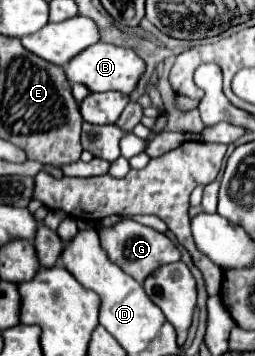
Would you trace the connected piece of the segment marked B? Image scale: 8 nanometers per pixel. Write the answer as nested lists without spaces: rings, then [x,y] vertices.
[[[92,44],[92,48],[86,48],[84,52],[76,54],[66,66],[64,72],[68,76],[68,82],[72,84],[84,84],[92,92],[106,92],[106,90],[118,90],[124,94],[130,94],[136,88],[136,82],[140,74],[144,72],[144,60],[136,56],[134,50],[114,46],[114,44]]]

